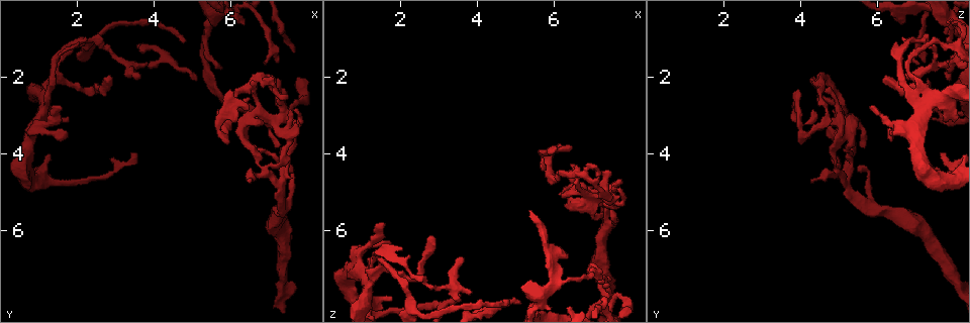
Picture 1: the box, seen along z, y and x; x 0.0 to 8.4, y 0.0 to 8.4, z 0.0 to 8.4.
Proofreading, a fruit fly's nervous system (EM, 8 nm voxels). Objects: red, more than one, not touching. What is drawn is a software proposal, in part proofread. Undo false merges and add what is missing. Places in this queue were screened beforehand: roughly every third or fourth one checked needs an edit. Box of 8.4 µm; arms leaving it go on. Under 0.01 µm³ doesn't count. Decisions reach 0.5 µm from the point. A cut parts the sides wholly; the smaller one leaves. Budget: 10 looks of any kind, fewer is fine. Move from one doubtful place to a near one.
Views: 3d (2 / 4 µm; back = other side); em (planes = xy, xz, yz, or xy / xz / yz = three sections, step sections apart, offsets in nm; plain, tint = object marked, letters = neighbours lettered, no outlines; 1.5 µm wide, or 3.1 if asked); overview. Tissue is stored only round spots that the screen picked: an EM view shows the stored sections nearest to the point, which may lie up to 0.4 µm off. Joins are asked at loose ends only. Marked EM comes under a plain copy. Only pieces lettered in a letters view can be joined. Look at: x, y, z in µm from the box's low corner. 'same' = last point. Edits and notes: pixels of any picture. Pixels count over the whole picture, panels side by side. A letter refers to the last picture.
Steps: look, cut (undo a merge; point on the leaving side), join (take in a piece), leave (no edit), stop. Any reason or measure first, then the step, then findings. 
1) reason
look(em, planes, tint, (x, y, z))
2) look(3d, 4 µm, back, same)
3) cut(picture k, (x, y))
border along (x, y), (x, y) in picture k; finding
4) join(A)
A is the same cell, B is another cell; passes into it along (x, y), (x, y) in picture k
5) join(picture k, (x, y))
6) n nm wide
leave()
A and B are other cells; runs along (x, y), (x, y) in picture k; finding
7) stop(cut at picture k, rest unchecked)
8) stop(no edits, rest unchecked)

tapers out
look(3d, 2 µm, (6.90, 1.65, 7.10))

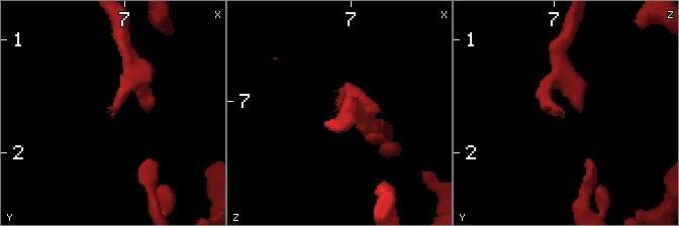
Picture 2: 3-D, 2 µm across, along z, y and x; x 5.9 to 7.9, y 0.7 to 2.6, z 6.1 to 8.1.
look(em, xy, step 4, letters, (6.88, 1.68, 7.06))

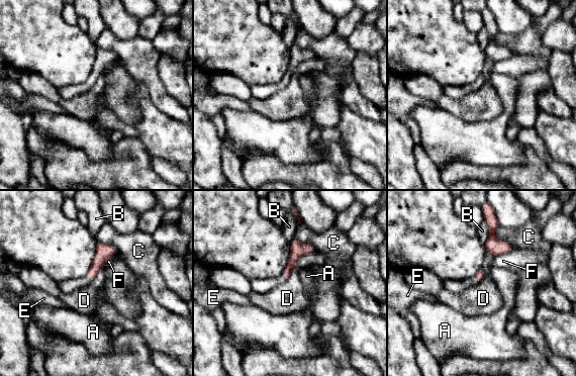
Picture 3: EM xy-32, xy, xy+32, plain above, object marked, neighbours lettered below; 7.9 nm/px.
leave()
A, B, C, D, E and F are other cells; border along (296, 267), (285, 281) in picture 3; no lettered piece goes on from it

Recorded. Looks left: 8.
look(em, planes, letters, (4.80, 1.15, 7.75))

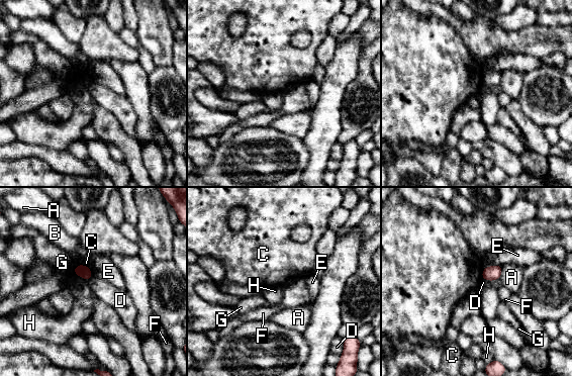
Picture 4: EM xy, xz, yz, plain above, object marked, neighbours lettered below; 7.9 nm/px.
E touches over 150 nm
leave()
A, B, C, D, E, F, G and H are other cells; border along (482, 278), (498, 280) in picture 4; none of them fits

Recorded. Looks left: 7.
sharp bend
look(3d, 4 µm, (6.00, 3.05, 4.65))

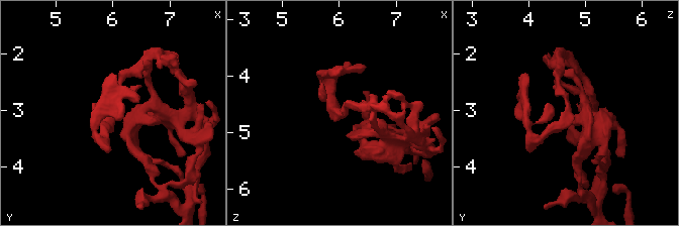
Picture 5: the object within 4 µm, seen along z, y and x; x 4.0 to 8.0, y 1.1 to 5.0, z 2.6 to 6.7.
look(em, xz, step 8, tint, (6.05, 3.05, 4.65))

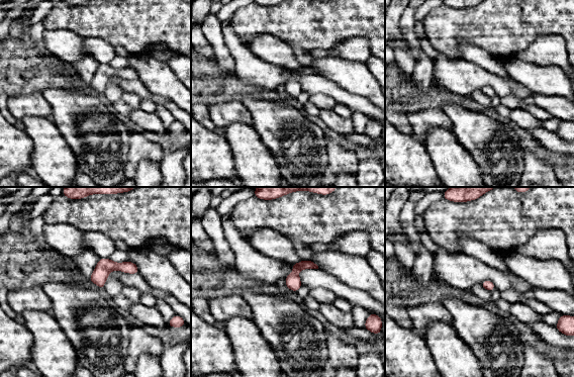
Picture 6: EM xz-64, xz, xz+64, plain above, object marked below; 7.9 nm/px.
cut it another way
look(em, yz, step 8, letters, same)

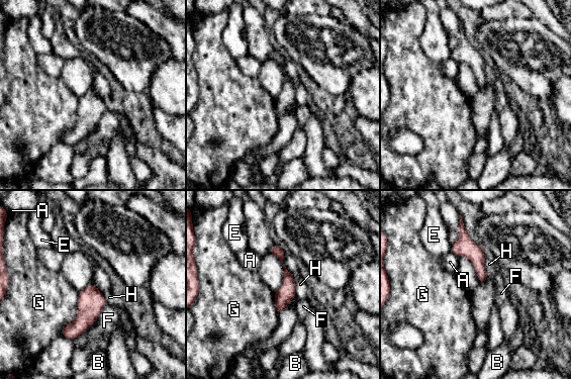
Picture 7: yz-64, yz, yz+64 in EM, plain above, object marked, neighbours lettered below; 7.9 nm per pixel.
leave()
A, B, E, F, G and H are other cells; border along (79, 292), (77, 317), (62, 336) in picture 7; continuous, no second neuron

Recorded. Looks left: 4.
abrupt turn
look(em, yz, step 8, tint, (2.20, 1.20, 7.75))

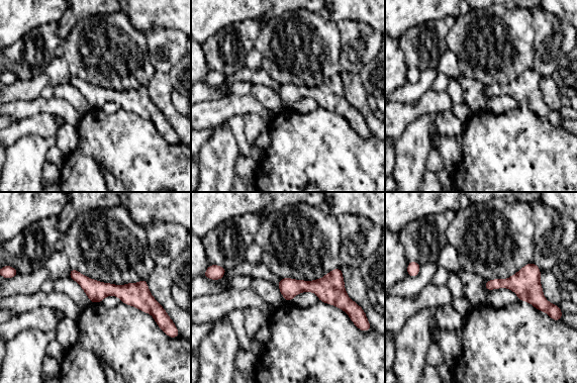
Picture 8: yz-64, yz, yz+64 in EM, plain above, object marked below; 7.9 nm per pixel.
another direction
look(em, planes, tint, same)

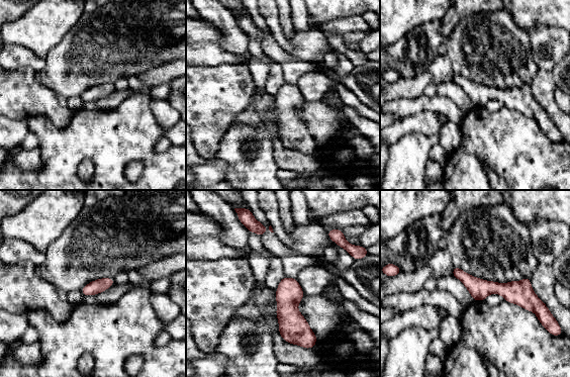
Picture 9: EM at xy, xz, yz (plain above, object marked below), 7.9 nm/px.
what lies round it
look(em, planes, letters, same)

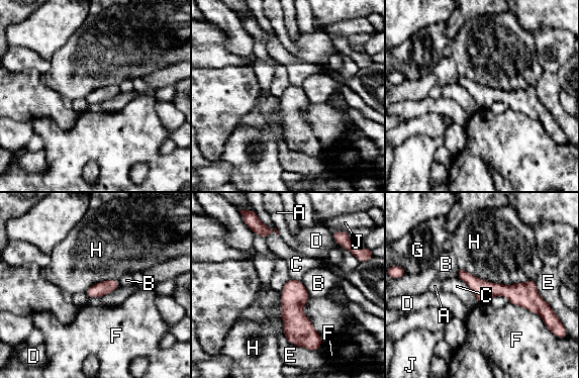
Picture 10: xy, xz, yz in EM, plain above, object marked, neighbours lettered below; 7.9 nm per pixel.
leave()
A, B, C, D, E, F, G, H and J are other cells; runs along (460, 272), (540, 307) in picture 10; continuous, no second neuron

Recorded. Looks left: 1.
stop(no edits, rest unchecked)

